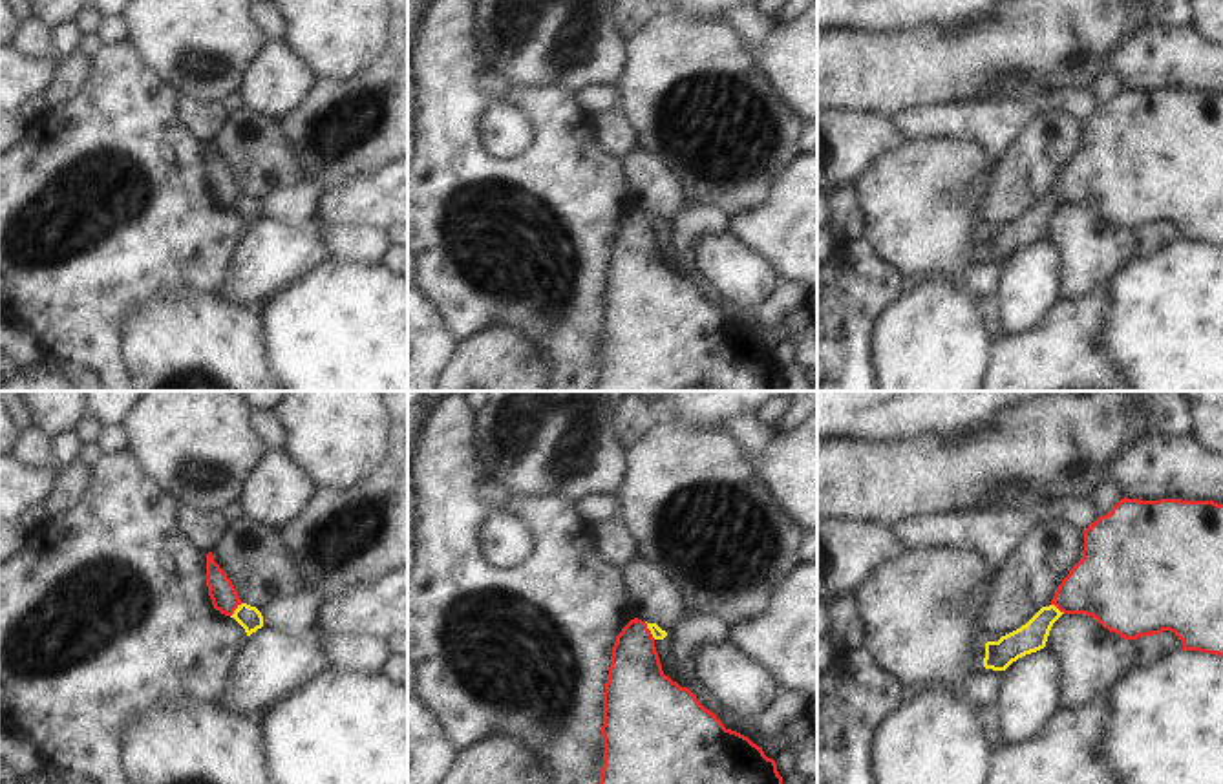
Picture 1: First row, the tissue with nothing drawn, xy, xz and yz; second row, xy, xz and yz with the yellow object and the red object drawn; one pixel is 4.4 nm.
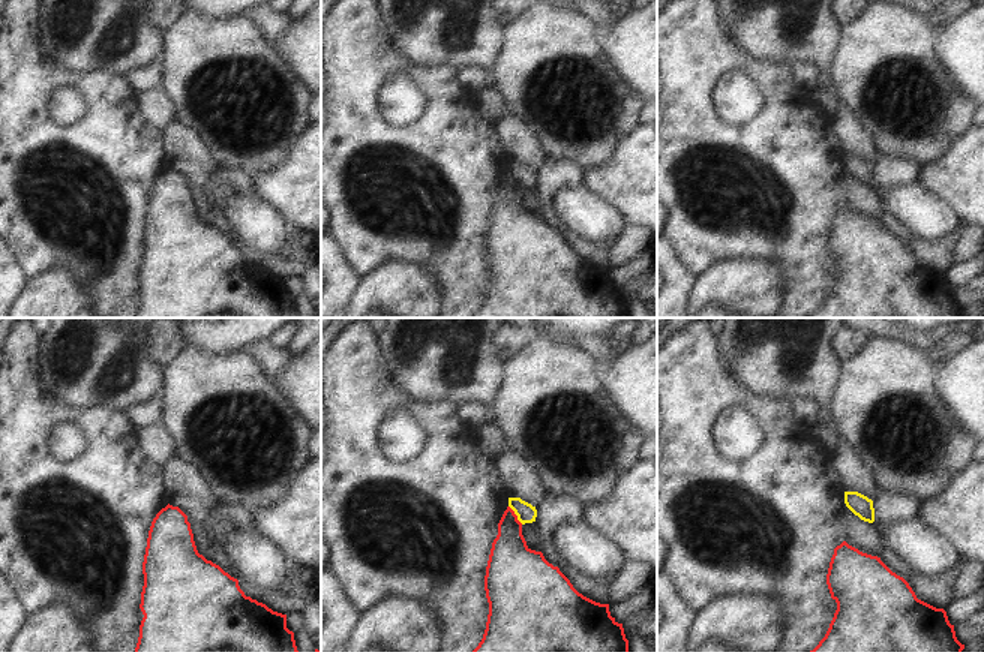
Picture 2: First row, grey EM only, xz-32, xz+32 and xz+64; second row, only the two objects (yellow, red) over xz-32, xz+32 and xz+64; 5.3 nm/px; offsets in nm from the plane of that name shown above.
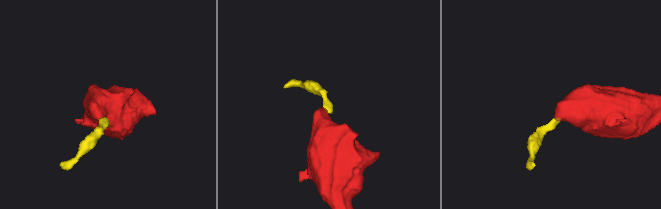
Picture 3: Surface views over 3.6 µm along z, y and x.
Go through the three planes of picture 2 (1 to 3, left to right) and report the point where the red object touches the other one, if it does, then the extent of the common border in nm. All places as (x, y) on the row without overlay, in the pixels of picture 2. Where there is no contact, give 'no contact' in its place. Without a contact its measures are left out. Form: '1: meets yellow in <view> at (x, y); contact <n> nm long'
1: no contact
2: meets yellow in xz+32 at (515, 177); contact 130 nm long
3: no contact

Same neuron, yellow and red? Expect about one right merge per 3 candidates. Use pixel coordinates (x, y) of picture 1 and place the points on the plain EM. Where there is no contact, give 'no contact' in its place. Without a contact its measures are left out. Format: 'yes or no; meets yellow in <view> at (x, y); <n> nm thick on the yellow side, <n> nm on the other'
no; meets yellow in xz at (649, 220); 50 nm thick on the yellow side, 260 nm on the other

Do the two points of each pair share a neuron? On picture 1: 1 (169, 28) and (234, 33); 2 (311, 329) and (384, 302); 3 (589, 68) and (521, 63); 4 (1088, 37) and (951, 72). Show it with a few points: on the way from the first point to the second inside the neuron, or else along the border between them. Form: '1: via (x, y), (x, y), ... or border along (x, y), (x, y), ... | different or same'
1: via (185, 28), (192, 28), (198, 33), (218, 33) | same
2: via (329, 329), (357, 329), (366, 320) | same
3: via (573, 68), (562, 72), (553, 63), (538, 63) | same
4: via (1053, 41), (1008, 41), (986, 52) | same

